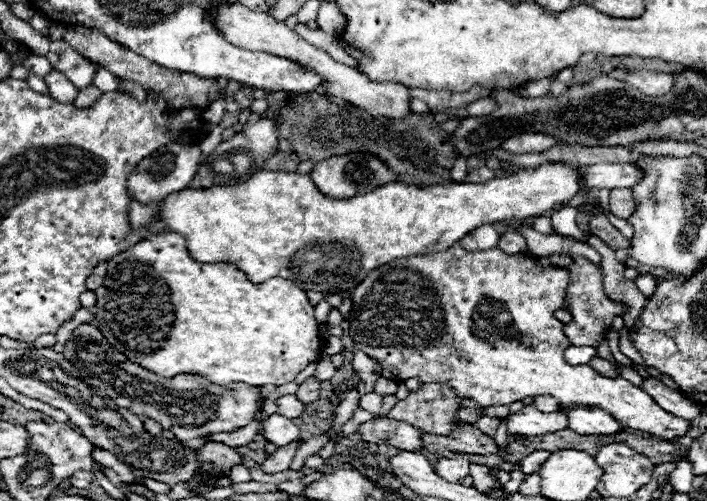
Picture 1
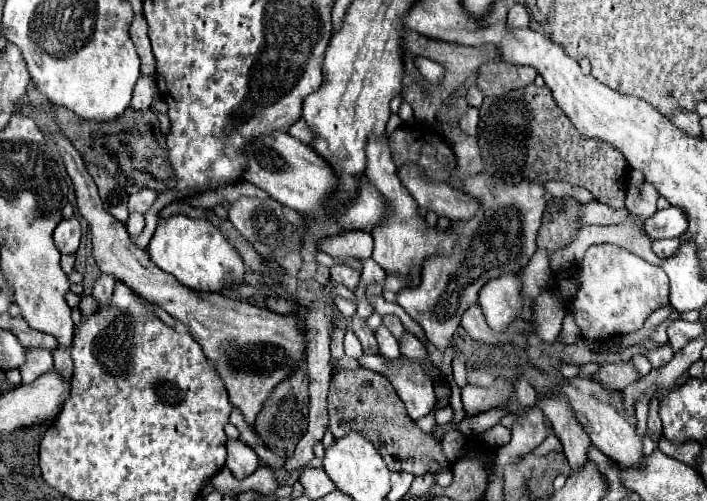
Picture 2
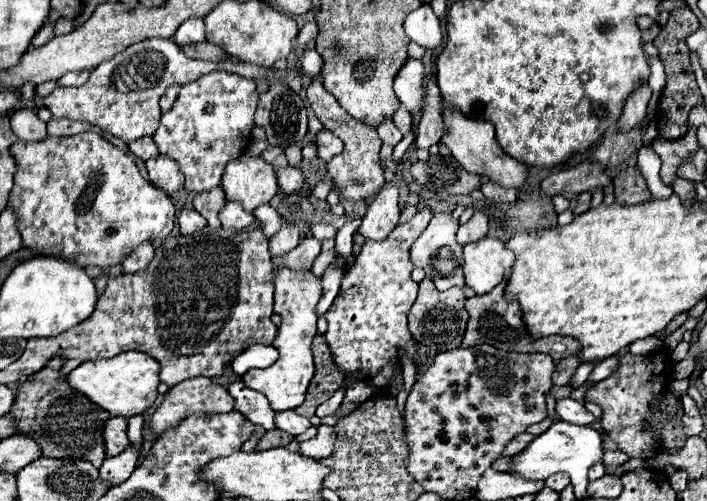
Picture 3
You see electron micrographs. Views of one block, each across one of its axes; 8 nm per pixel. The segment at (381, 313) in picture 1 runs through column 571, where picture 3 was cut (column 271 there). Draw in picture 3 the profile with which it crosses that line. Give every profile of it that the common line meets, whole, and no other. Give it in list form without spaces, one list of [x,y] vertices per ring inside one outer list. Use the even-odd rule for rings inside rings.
[[[278,268],[274,276],[274,312],[280,314],[282,324],[272,346],[280,352],[280,358],[264,370],[248,370],[242,382],[262,392],[274,410],[294,410],[304,402],[306,388],[314,376],[314,356],[312,338],[316,336],[316,306],[322,298],[322,278],[314,276],[310,270],[290,270]]]

